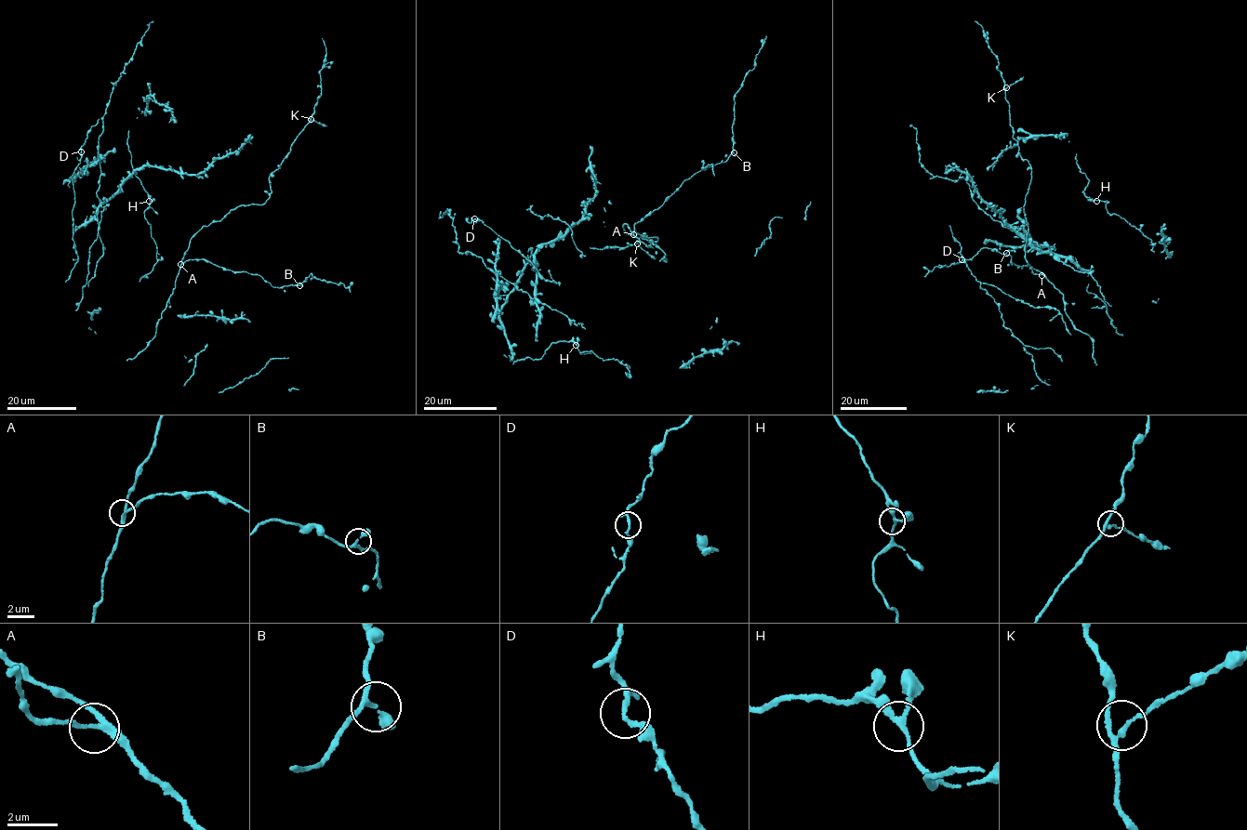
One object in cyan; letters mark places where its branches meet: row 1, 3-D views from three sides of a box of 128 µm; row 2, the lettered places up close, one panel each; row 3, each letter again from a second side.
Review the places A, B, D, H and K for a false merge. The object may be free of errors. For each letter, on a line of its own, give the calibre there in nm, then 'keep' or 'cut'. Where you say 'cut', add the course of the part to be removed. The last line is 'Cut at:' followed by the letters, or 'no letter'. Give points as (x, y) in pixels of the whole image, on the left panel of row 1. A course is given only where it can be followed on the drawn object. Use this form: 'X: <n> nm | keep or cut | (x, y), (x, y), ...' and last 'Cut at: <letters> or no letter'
A: 190 nm | keep
B: 190 nm | keep
D: 150 nm | keep
H: 170 nm | keep
K: 160 nm | keep
Cut at: no letter

